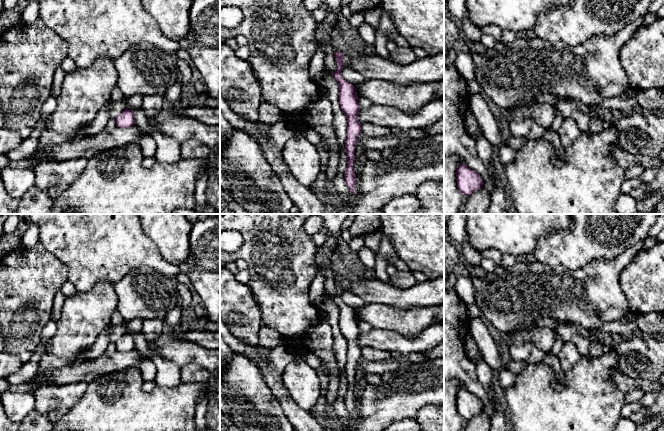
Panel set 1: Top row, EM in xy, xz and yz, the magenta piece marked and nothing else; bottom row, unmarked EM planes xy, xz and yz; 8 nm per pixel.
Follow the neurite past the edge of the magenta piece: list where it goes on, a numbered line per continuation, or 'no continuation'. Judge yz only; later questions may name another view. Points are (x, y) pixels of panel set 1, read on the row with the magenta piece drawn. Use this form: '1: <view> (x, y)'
no continuation

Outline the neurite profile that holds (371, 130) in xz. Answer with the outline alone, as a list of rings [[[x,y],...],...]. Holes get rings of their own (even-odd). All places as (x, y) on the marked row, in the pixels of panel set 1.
[[[365,123],[362,125],[362,133],[368,137],[384,137],[392,135],[389,127],[383,127],[371,123]]]

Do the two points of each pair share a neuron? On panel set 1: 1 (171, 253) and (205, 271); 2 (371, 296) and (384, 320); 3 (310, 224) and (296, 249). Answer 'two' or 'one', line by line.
1: two
2: two
3: two

